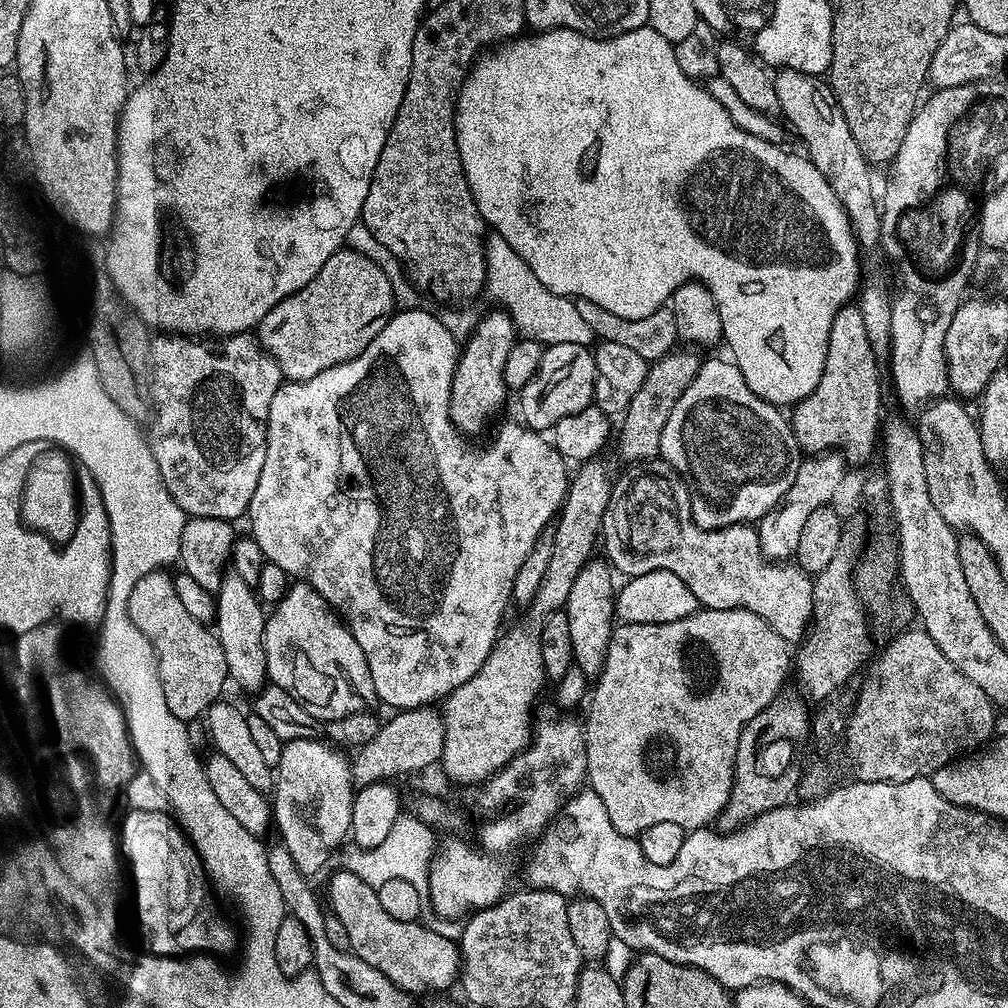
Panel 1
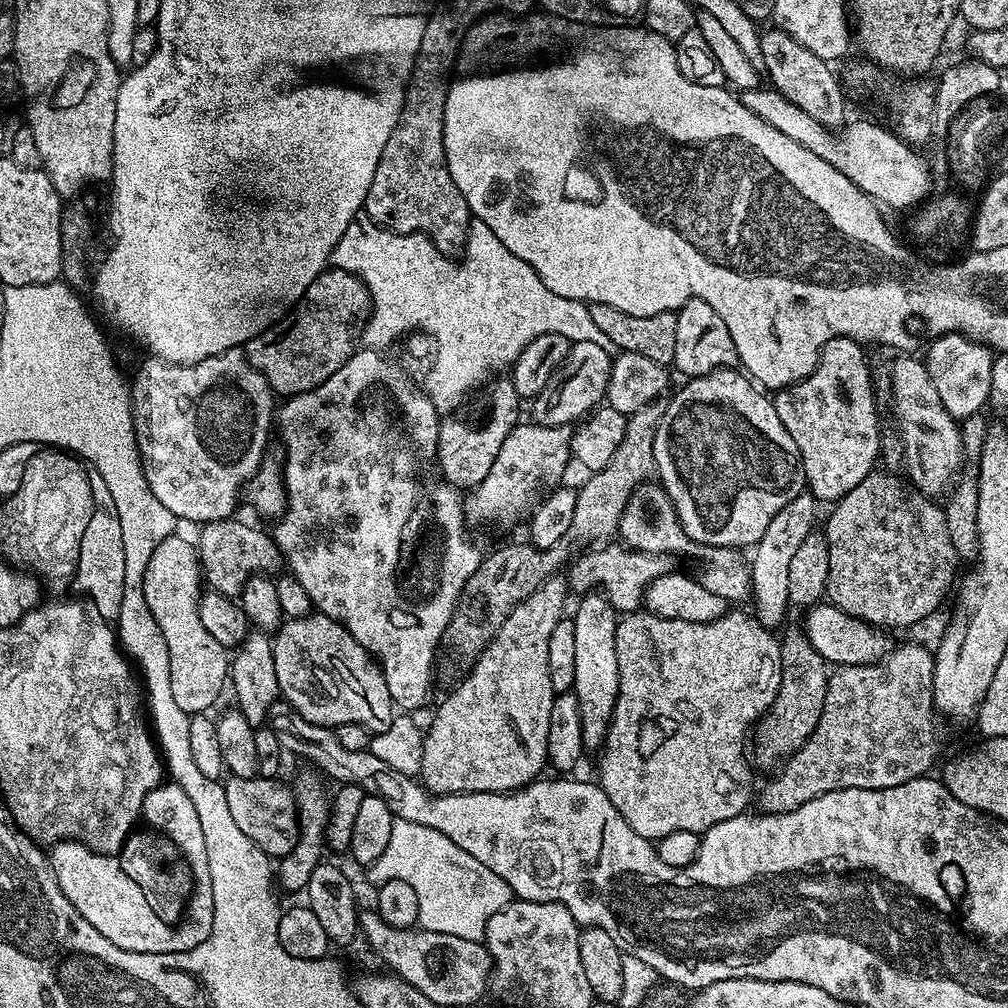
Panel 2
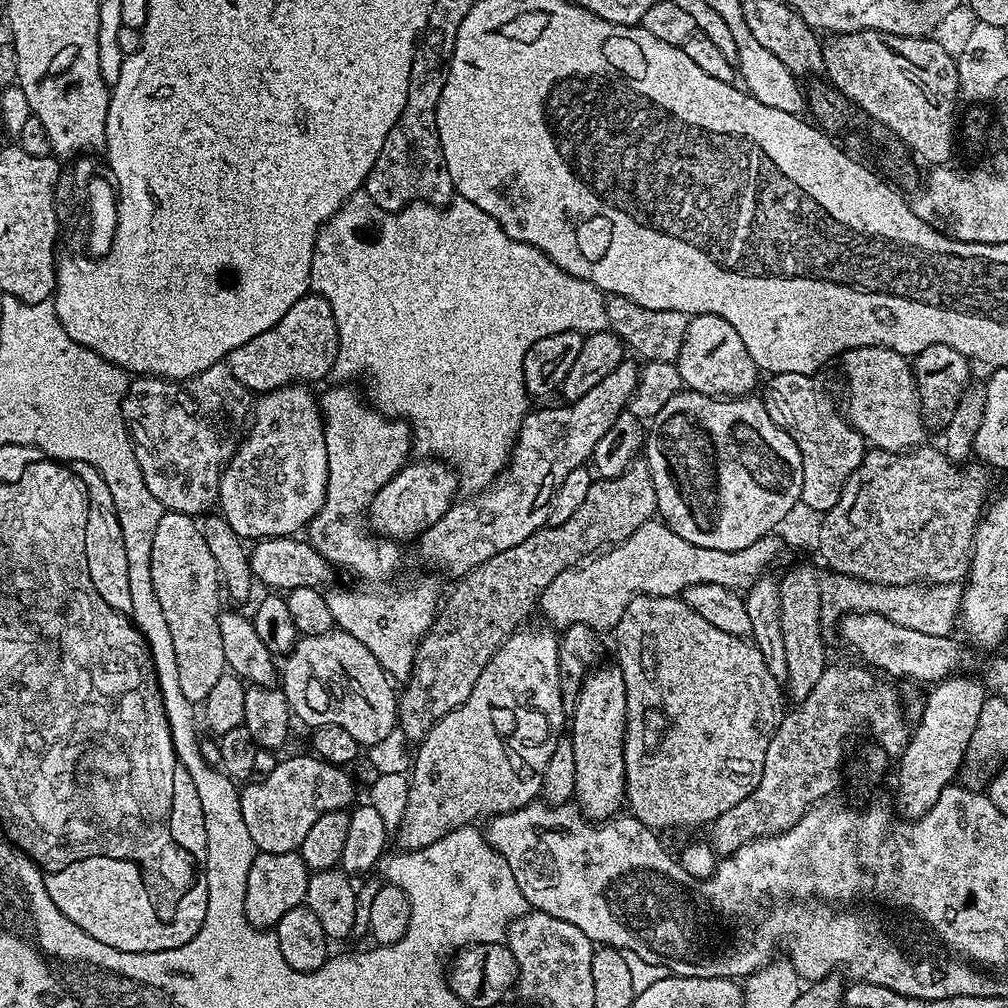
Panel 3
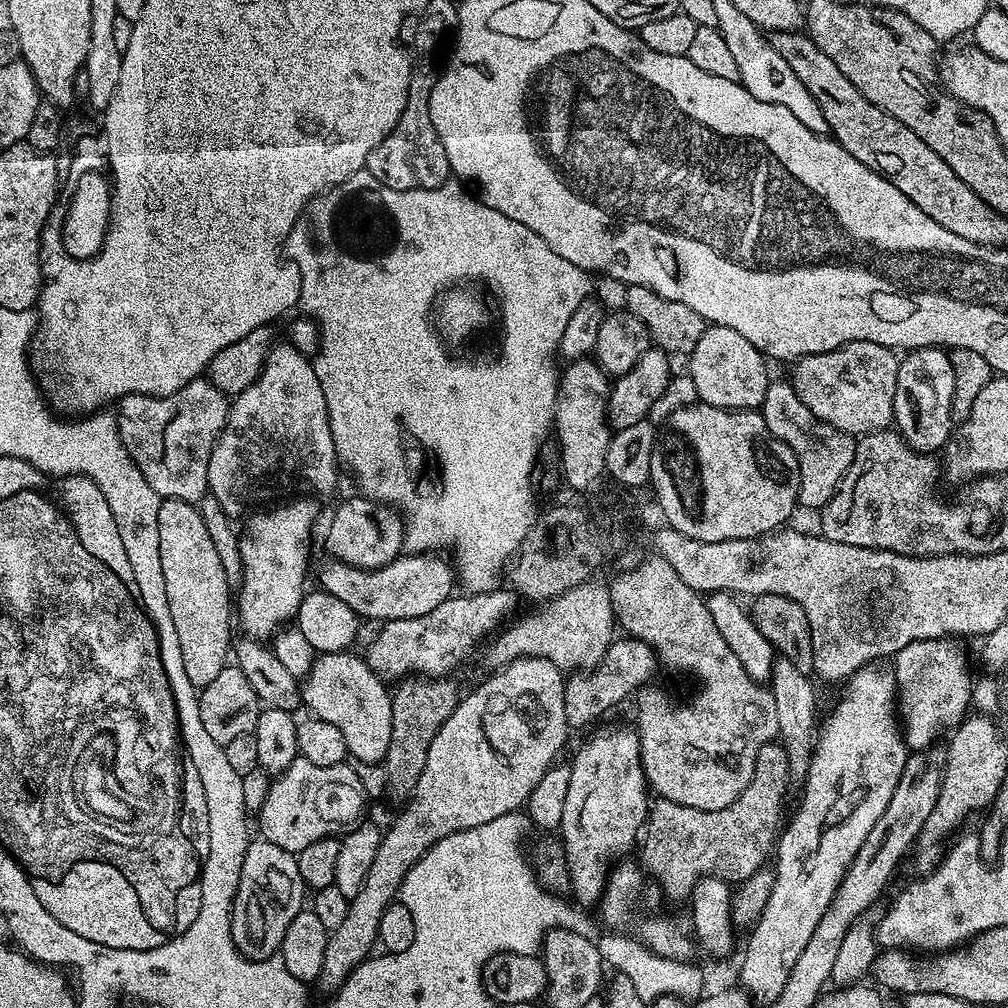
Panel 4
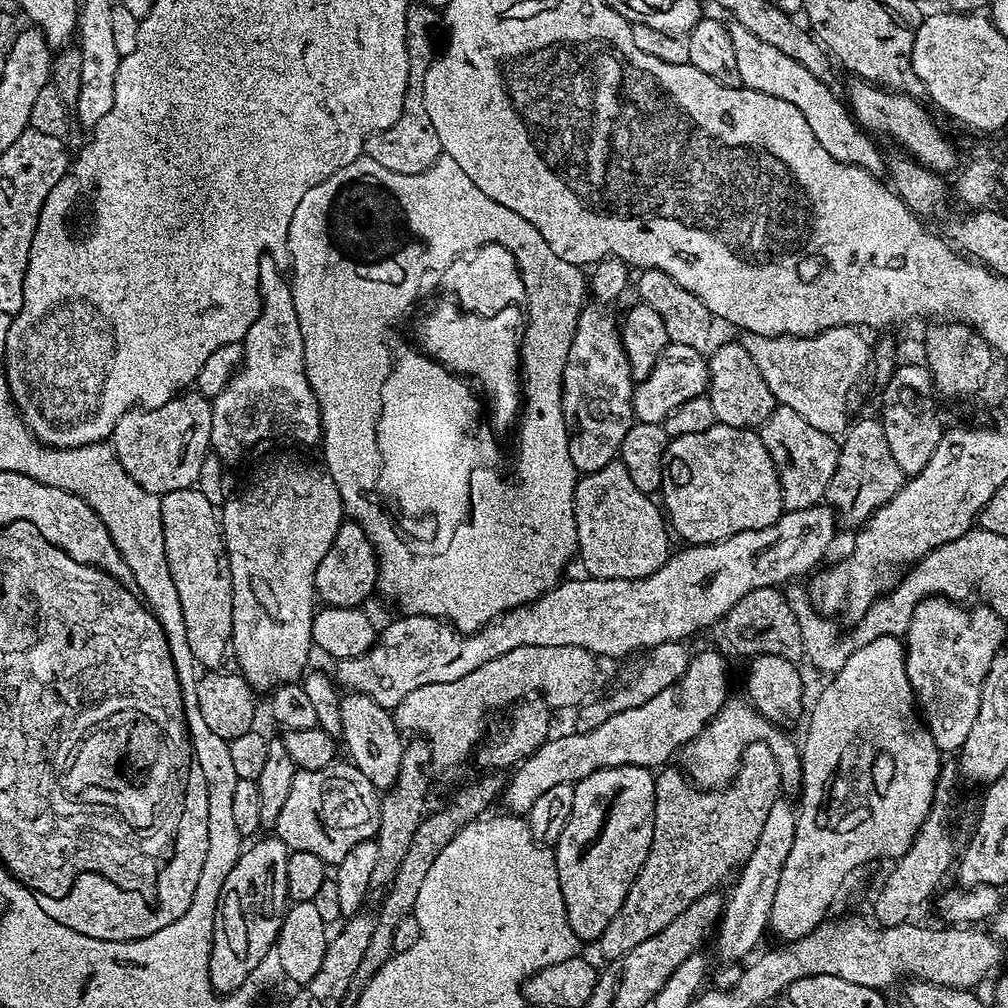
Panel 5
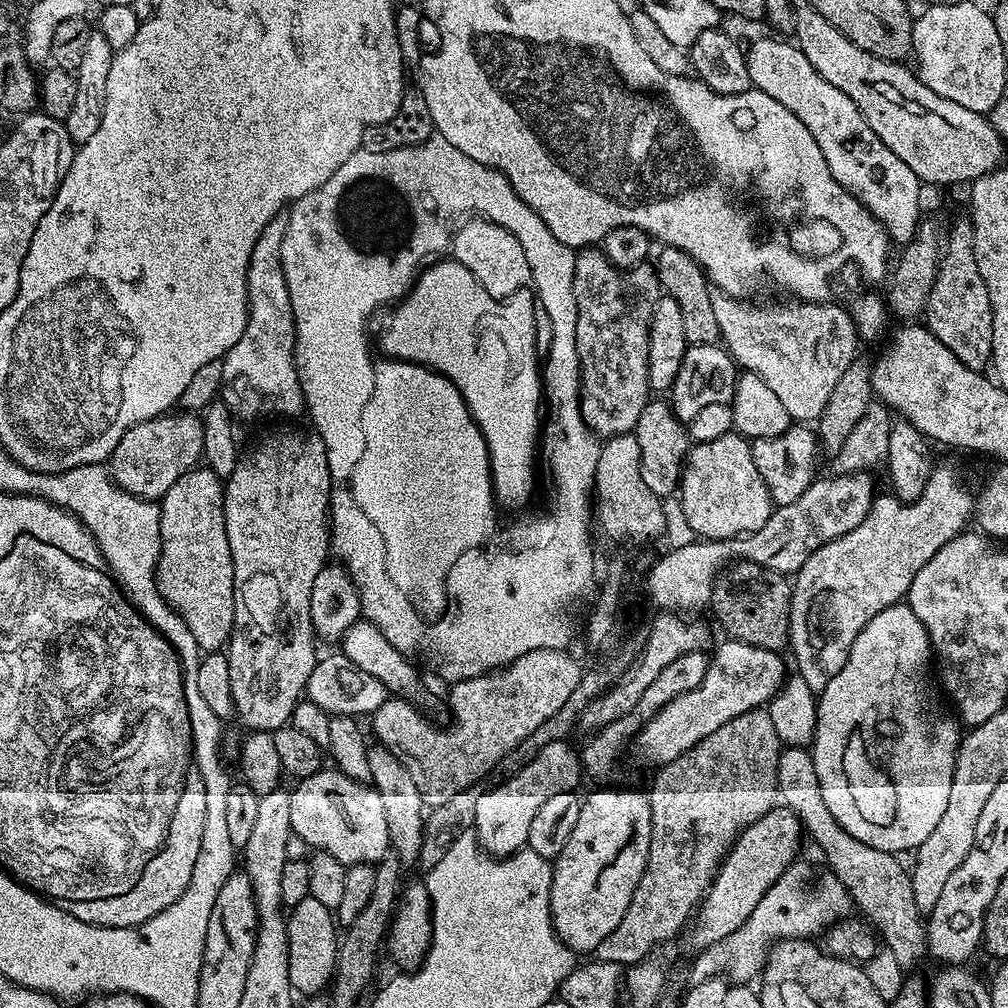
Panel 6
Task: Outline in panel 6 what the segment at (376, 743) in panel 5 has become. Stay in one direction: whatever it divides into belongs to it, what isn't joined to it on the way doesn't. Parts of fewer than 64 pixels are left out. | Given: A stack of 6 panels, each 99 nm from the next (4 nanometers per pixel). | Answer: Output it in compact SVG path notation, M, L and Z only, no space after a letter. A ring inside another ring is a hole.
M379 746L369 747L371 783L376 793L382 798L382 806L386 813L388 842L405 865L415 865L420 859L420 847L424 841L424 821L426 819L426 802L418 794L418 786L414 786L414 778L410 778L410 770L394 758L388 750Z

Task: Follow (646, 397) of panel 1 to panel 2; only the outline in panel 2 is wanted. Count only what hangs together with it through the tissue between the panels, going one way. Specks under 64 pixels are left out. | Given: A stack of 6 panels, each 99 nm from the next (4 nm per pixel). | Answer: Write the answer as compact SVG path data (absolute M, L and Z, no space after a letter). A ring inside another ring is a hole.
M658 399L632 413L626 422L626 434L622 434L622 443L618 445L618 450L614 450L614 458L610 458L610 462L606 462L602 470L591 473L584 485L579 485L574 506L574 522L570 522L567 543L580 544L583 540L604 542L617 535L622 510L626 510L630 494L636 489L636 485L649 483L656 472L654 434L658 434L658 426L664 416L664 405L665 401Z

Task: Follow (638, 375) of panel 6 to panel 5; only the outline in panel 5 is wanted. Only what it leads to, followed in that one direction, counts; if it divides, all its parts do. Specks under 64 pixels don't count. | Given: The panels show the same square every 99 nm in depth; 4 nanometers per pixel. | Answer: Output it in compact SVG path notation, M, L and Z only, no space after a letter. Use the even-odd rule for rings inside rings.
M585 306L580 310L580 317L576 323L574 342L570 346L568 365L564 371L564 385L562 386L562 414L568 427L568 441L570 442L570 460L574 462L577 473L602 470L611 460L617 459L622 442L632 428L632 389L634 381L630 362L626 358L626 350L620 341L620 329L617 321L607 316L605 309L600 306Z

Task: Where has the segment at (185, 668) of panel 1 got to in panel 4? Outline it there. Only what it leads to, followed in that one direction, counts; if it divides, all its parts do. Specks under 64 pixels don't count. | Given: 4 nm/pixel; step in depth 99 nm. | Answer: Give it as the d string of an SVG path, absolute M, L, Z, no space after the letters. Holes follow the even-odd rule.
M161 499L158 506L158 554L162 554L166 602L170 602L170 618L174 618L178 646L182 646L186 678L201 690L209 686L229 663L230 645L234 640L234 596L196 504Z

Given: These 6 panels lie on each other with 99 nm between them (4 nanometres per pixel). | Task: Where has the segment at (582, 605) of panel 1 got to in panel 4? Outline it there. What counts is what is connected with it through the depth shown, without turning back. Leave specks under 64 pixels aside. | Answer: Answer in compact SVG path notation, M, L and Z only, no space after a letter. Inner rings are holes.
M597 727L597 732L577 750L576 757L570 760L570 784L558 829L564 850L564 863L568 866L570 889L572 888L578 903L592 905L604 895L604 886L608 882L608 874L614 862L627 857L624 855L632 847L637 847L646 827L650 807L650 789L640 761L640 737L635 727L599 728Z

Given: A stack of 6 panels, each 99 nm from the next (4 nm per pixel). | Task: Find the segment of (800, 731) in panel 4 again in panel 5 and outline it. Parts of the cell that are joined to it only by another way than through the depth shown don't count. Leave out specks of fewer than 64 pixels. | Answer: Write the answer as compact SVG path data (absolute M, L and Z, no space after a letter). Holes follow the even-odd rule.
M779 796L771 806L766 823L762 826L761 837L758 838L750 858L737 873L738 880L725 901L715 937L721 963L739 963L738 960L746 957L759 944L764 930L766 932L769 929L775 891L778 890L779 879L782 878L782 870L787 855L794 846L794 834L797 832L797 809L786 799L788 798Z

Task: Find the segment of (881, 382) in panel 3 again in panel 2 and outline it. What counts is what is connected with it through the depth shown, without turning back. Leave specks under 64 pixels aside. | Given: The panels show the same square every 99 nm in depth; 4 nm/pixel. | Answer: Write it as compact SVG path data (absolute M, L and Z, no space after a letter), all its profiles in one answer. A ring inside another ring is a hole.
M912 354L897 355L900 357L892 364L892 408L896 411L894 428L904 447L907 479L923 495L940 498L944 491L945 495L955 485L964 467L960 424L946 410L942 398L938 398L938 390L934 390L927 363L908 355Z

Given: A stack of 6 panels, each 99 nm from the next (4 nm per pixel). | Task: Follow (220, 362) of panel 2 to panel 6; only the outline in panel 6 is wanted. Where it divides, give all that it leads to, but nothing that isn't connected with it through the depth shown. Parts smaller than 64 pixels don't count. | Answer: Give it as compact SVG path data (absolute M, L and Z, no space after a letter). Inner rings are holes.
M176 410L171 414L156 416L153 420L138 422L138 426L130 426L130 430L122 434L118 446L114 446L110 457L112 481L138 498L159 501L166 490L170 490L170 486L182 478L182 474L192 471L201 463L203 436L201 417L188 410Z

